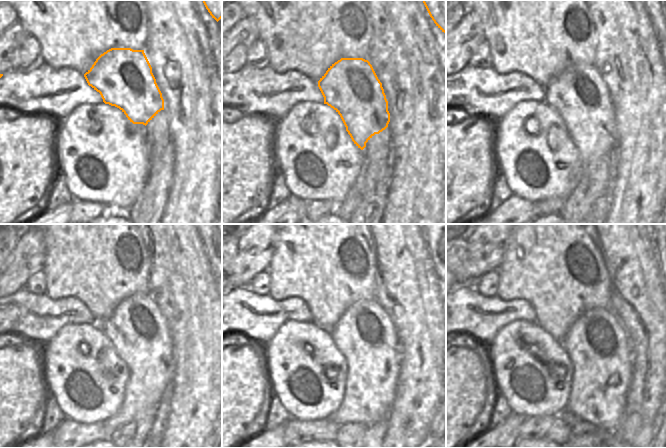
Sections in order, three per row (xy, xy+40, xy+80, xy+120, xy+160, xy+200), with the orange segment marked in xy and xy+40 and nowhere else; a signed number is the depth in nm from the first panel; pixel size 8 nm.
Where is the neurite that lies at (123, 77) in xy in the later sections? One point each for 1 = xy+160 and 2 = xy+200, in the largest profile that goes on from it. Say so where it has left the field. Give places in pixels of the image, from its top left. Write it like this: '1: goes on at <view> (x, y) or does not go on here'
1: goes on at xy+160 (365, 335)
2: goes on at xy+200 (599, 348)

